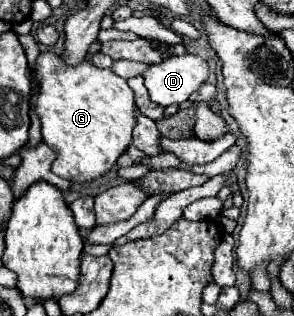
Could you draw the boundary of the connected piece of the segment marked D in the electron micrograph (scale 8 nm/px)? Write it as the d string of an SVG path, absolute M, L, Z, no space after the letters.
M182 55L182 57L168 57L164 59L162 63L158 65L152 65L148 67L144 73L144 85L150 93L150 99L156 103L156 105L162 105L162 107L170 107L170 105L180 105L184 101L188 101L188 97L208 79L208 63L202 61L200 57L196 55Z

